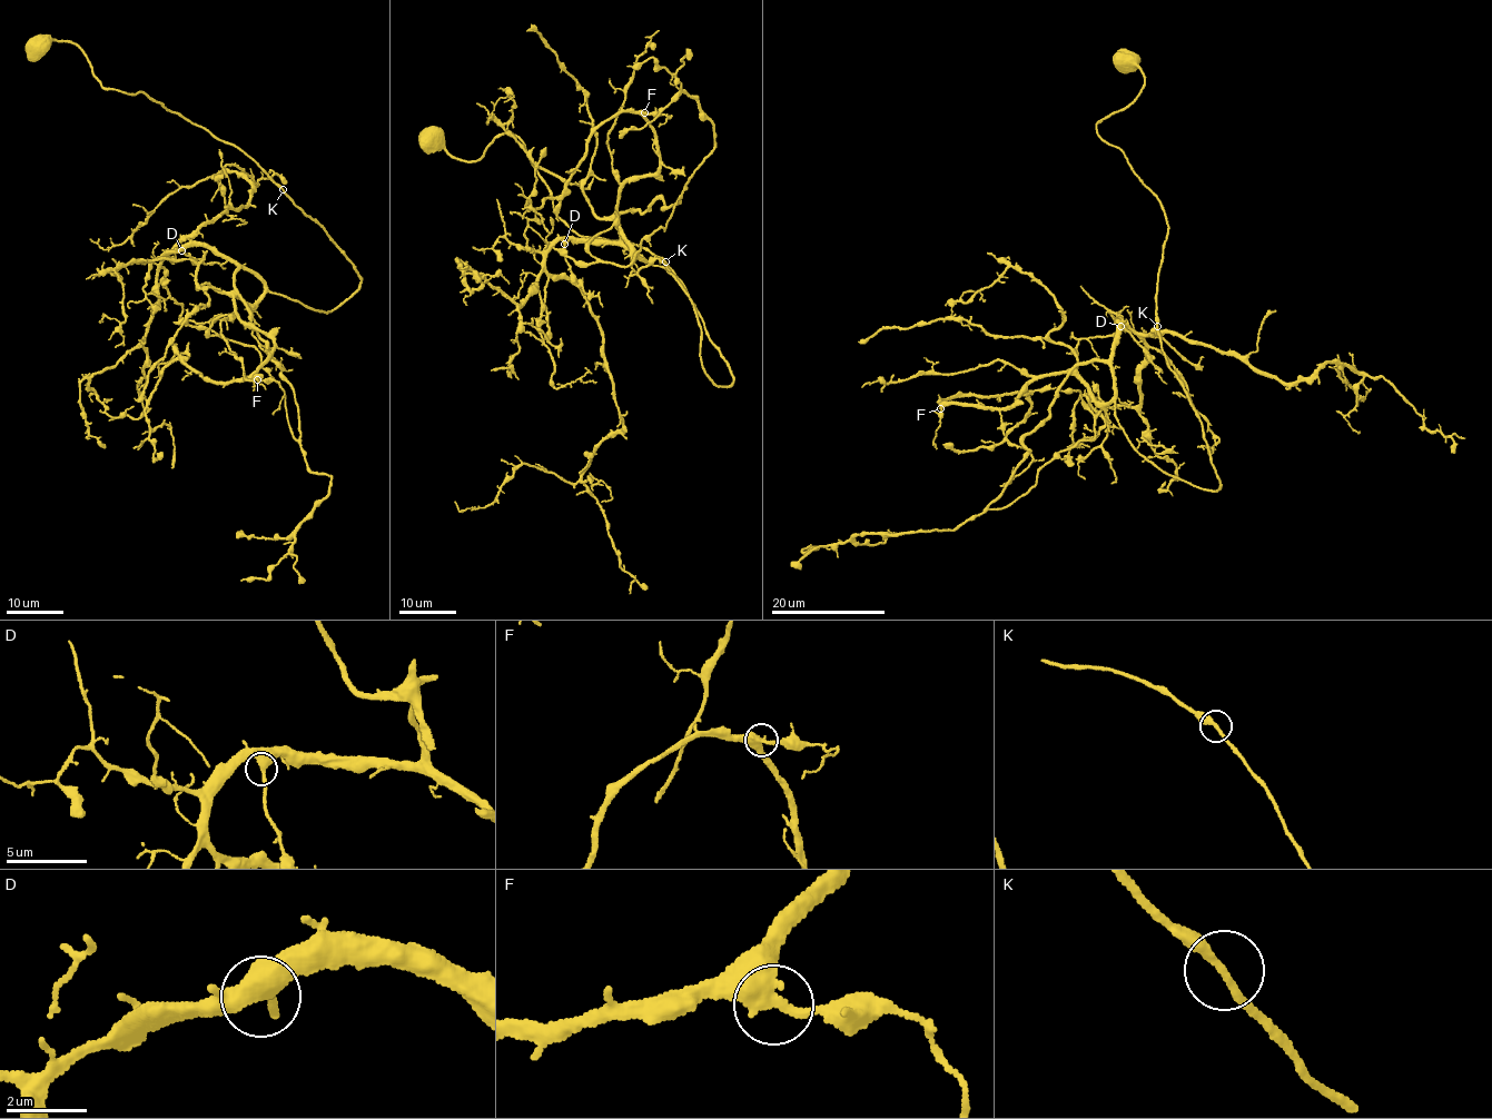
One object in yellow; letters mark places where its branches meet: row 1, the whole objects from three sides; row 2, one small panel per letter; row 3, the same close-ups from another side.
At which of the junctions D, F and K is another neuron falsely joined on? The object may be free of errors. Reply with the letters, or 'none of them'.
none of them

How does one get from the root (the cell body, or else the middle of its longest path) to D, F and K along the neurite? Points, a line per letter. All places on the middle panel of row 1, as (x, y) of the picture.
D: (428, 138), (470, 162), (516, 135), (573, 230), (667, 263), (732, 384), (664, 268), (564, 244)
F: (428, 138), (470, 162), (516, 135), (573, 230), (667, 263), (724, 387), (619, 224), (659, 167), (644, 112)
K: (428, 138), (470, 162), (495, 137), (516, 135), (552, 207), (573, 230), (628, 241), (665, 261)

